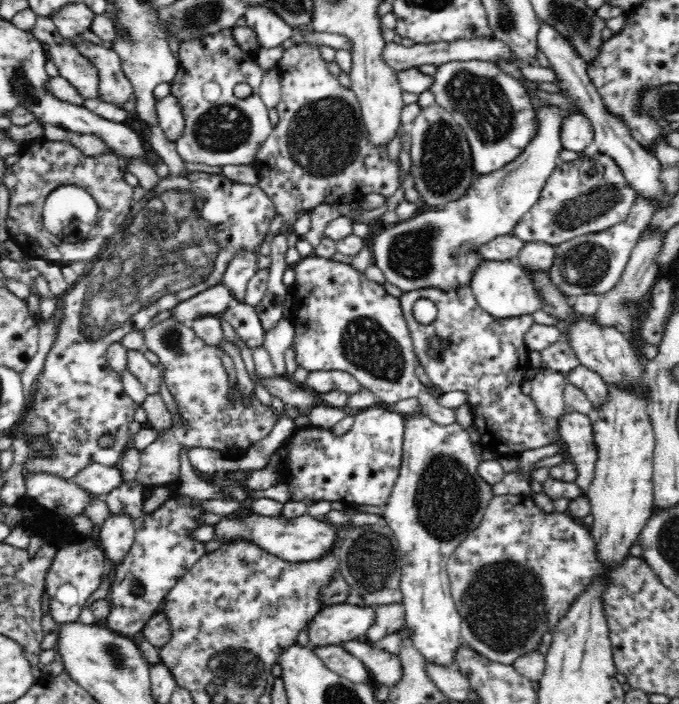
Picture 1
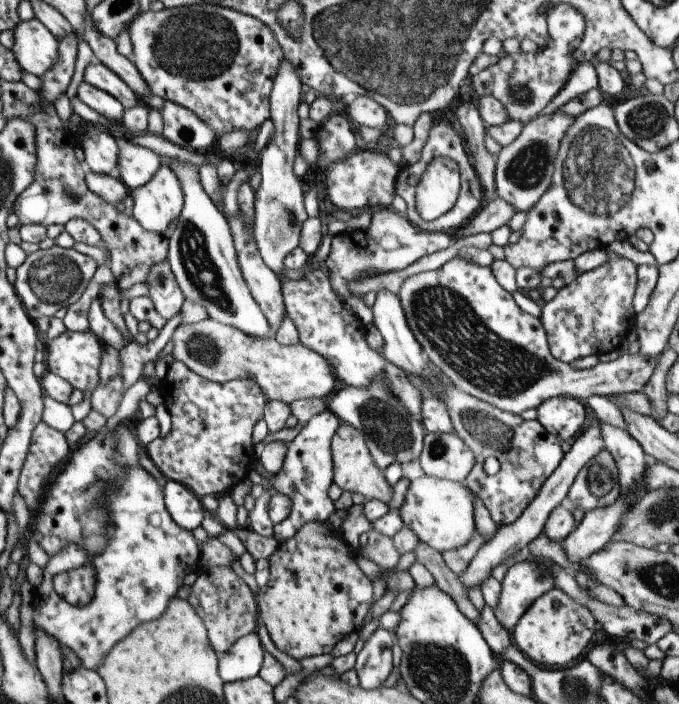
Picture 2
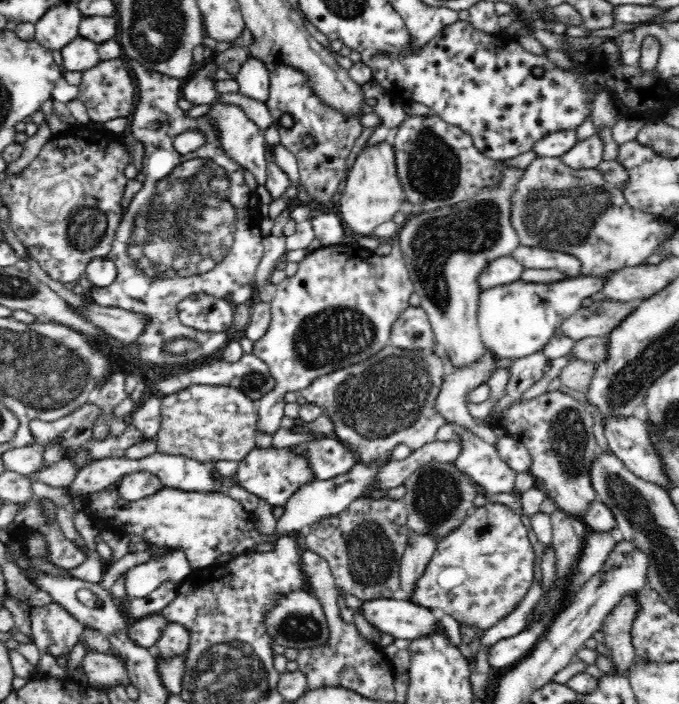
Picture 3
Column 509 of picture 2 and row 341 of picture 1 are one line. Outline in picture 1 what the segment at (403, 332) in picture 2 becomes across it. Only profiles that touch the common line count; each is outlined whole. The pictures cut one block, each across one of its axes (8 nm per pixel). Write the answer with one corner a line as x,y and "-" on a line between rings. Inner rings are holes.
471,286
456,288
450,292
444,292
438,288
422,288
403,292
399,299
412,337
417,362
423,366
430,382
434,386
438,386
442,393
453,390
462,390
468,393
468,404
474,415
472,425
479,434
477,444
479,450
492,451
497,456
513,456
524,450
534,450
534,448
540,448
547,444
554,444
559,439
555,420
544,420
532,397
524,395
520,391
520,386
525,380
524,375
532,368
528,359
530,350
523,340
524,334
535,323
532,315
494,318
478,304
-
419,298
427,298
436,304
437,316
434,322
420,324
414,318
413,306

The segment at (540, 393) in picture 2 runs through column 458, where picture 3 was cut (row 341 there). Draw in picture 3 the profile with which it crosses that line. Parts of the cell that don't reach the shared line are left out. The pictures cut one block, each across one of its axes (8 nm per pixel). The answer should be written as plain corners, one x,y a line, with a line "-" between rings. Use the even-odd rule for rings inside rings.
393,242
392,252
388,256
379,256
376,253
364,249
358,244
352,243
339,243
338,245
330,245
326,247
320,247
312,252
309,252
307,256
304,257
298,263
297,272
293,275
282,280
280,284
277,285
275,296
270,300
271,306
271,320
266,334
257,340
253,344
252,354
259,358
266,366
270,369
270,374
274,377
275,385
274,388
267,392
260,400
256,401
257,411
258,411
258,422
256,422
256,434
260,431
269,432
273,434
280,428
280,420
284,416
284,394
286,392
297,392
306,388
309,384
312,384
316,378
322,375
327,375
328,373
334,372
336,369
348,368
352,364
358,364
362,360
368,360
370,356
374,356
376,352
380,352
380,348
390,345
390,332
392,330
392,324
396,322
396,318
406,310
410,305
408,300
414,292
414,286
412,285
411,277
408,276
408,271
406,265
403,261
403,256
400,250
399,242

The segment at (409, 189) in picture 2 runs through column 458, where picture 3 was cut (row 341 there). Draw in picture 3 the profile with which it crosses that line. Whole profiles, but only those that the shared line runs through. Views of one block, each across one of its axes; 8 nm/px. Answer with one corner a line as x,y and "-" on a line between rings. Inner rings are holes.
127,60
128,71
133,74
135,78
135,83
138,91
138,104
136,104
136,109
132,114
132,135
140,143
142,143
146,149
146,153
143,157
143,165
141,172
144,173
144,182
142,188
132,197
128,208
125,208
123,213
123,219
120,221
120,224
115,232
115,239
113,240
112,252
109,252
106,256
108,260
115,262
117,266
117,277
106,288
91,288
92,300
98,306
104,307
118,307
124,310
142,313
146,317
146,328
144,332
138,336
138,340
134,340
134,345
138,348
139,357
146,361
152,362
158,366
186,366
186,364
196,364
196,362
206,361
210,358
218,357
220,351
227,345
229,341
226,330
224,332
204,332
201,330
196,330
195,328
187,327
185,324
182,324
182,321
179,319
177,313
177,306
184,300
184,298
198,293
210,294
218,299
226,300
230,304
249,304
249,298
252,294
251,283
255,281
256,276
256,267
260,264
262,256
264,256
264,246
262,245
262,232
260,231
260,221
262,217
259,215
259,201
255,198
255,191
252,191
246,185
244,181
244,169
236,164
222,149
220,145
220,139
218,139
218,133
216,133
215,126
210,123
210,120
207,117
200,116
200,118
188,117
184,114
184,111
178,107
178,100
182,97
181,90
184,86
184,81
178,78
171,78
170,76
162,75
160,72
149,70
148,68
143,67
140,62
136,60
-
187,130
198,130
206,136
206,142
204,146
200,146
196,152
188,152
188,154
179,154
174,149
174,138
187,132
-
172,338
189,338
190,340
195,340
199,344
195,349
188,351
187,353
180,353
179,355
172,355
168,351
164,351
162,346
166,340
172,340

